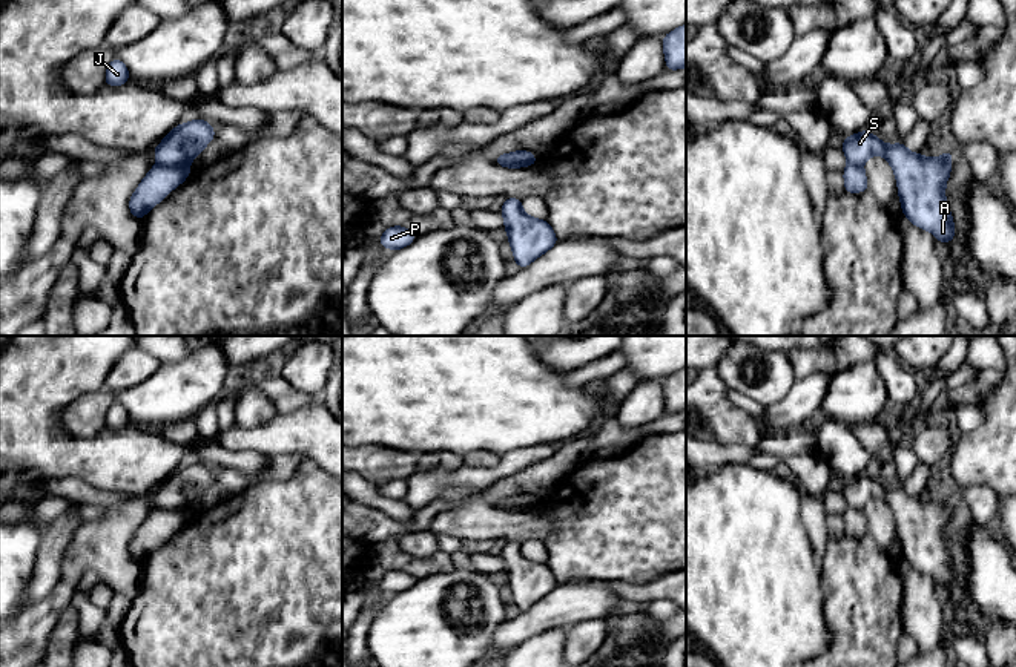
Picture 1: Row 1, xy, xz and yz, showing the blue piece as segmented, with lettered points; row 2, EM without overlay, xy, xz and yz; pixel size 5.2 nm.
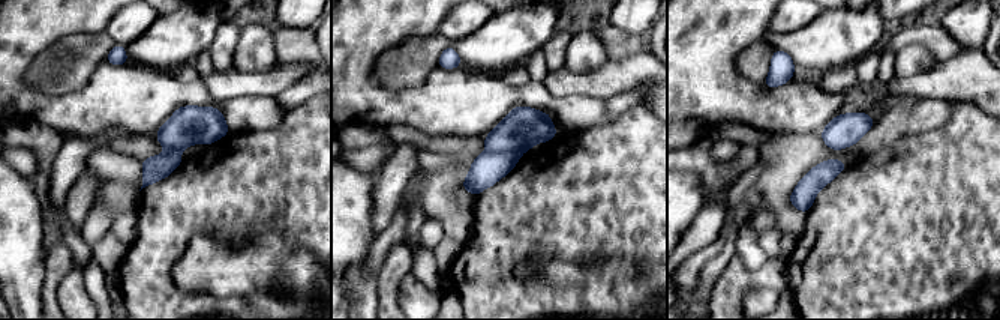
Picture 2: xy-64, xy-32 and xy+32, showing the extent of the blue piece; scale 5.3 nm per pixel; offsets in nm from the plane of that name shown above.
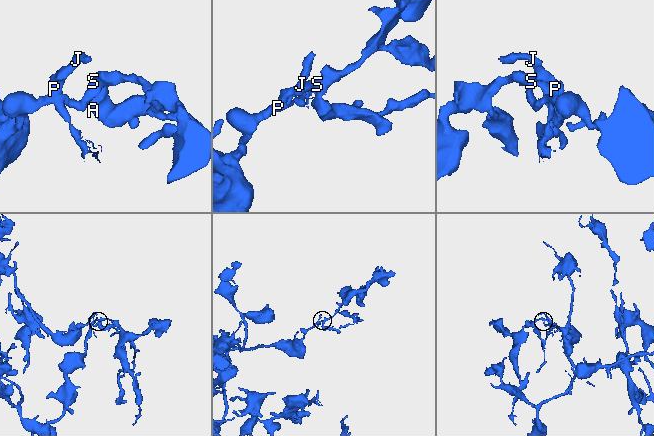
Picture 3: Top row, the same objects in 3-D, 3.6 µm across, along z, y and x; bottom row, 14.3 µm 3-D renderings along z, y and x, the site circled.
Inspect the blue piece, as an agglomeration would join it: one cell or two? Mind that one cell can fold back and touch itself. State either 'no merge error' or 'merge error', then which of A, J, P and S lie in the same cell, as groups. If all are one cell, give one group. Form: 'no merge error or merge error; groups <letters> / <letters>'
merge error; groups A S / J P

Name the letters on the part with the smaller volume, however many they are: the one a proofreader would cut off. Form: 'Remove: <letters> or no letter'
Remove: A, S

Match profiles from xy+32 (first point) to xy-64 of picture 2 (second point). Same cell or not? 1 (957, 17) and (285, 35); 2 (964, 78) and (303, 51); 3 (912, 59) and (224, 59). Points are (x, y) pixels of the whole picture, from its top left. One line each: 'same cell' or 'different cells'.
1: different cells
2: different cells
3: different cells

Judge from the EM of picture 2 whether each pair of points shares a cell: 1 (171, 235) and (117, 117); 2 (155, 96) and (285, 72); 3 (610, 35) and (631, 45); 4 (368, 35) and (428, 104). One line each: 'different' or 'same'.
1: different
2: different
3: same
4: same

